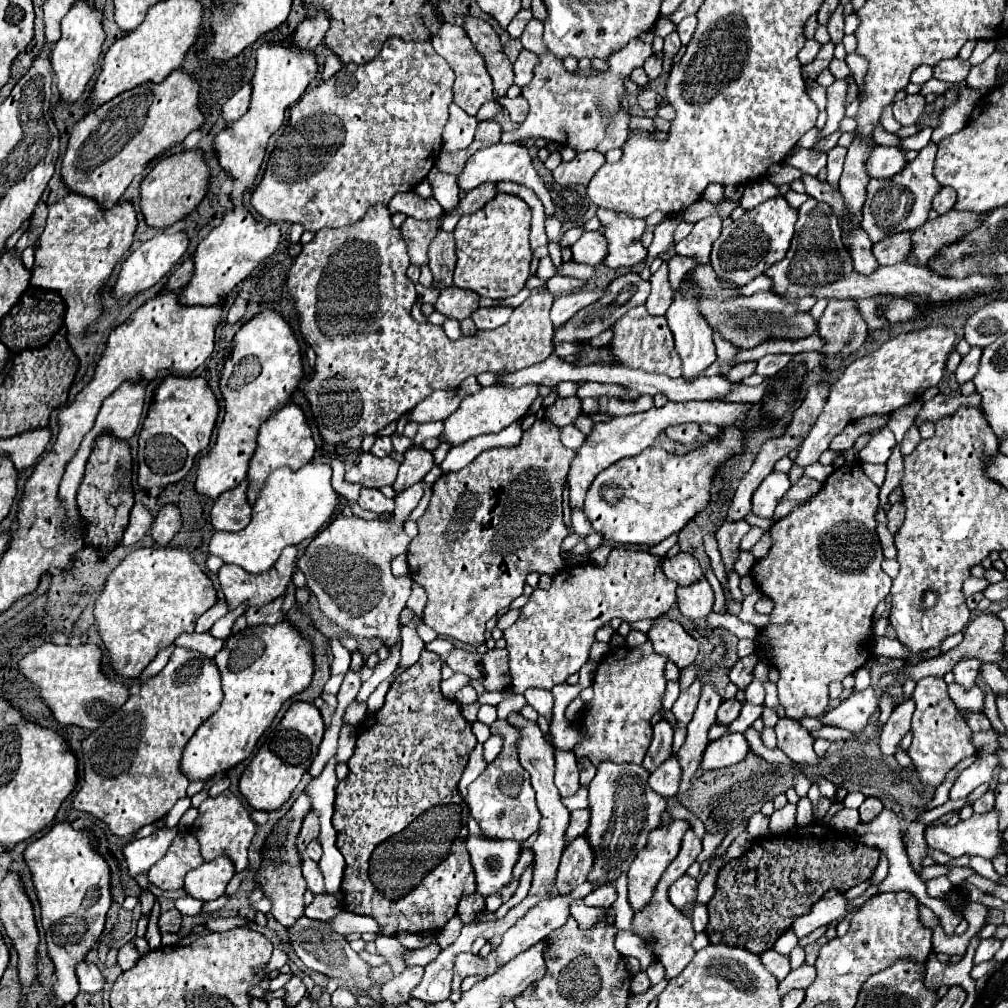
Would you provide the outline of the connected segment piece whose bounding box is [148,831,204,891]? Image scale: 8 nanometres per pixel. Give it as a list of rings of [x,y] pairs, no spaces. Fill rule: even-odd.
[[[182,831],[176,835],[170,851],[148,871],[148,879],[152,885],[160,887],[162,891],[174,891],[184,887],[184,877],[188,871],[202,865],[200,843],[196,835]]]

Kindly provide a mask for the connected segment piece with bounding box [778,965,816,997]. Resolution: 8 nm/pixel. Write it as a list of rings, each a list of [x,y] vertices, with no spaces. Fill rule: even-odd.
[[[804,965],[802,969],[790,971],[788,977],[786,977],[784,981],[780,981],[778,993],[780,993],[780,997],[784,997],[784,995],[786,995],[788,991],[792,991],[792,989],[806,989],[808,985],[812,985],[814,979],[816,979],[816,967]]]

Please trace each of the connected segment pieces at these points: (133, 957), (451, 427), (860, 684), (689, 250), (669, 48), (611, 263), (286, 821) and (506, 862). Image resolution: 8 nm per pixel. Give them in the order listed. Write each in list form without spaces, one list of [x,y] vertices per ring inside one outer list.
[[[132,941],[120,947],[120,951],[118,951],[118,965],[122,967],[122,971],[132,969],[132,967],[136,965],[136,961],[138,961],[140,953],[138,953],[138,949],[134,949],[134,947],[136,947],[136,945],[134,945]]]
[[[494,383],[490,387],[482,387],[476,395],[468,395],[460,403],[460,407],[444,421],[442,439],[450,445],[462,445],[464,441],[468,441],[476,435],[498,433],[504,427],[508,427],[510,423],[524,417],[524,413],[528,411],[528,407],[532,405],[532,401],[538,395],[540,395],[540,385],[536,385],[536,383],[528,383],[522,387],[506,387],[502,383]]]
[[[865,668],[858,669],[855,673],[855,686],[853,687],[853,694],[868,688],[871,684],[871,677],[869,670]]]
[[[718,215],[698,221],[692,233],[684,237],[680,243],[676,243],[676,253],[692,255],[692,257],[698,257],[700,263],[708,263],[710,247],[718,239],[720,229],[722,229],[722,219]]]
[[[674,31],[664,39],[664,73],[670,71],[672,57],[678,53],[678,49],[680,49],[680,37],[678,37],[678,31]]]
[[[598,209],[596,217],[606,227],[604,235],[608,239],[608,257],[604,265],[612,269],[630,269],[646,259],[648,249],[640,243],[640,237],[646,229],[644,219],[632,219],[628,215],[618,215],[606,209]]]
[[[302,793],[292,809],[276,823],[276,827],[272,829],[272,835],[266,839],[264,847],[262,847],[262,867],[256,875],[258,883],[262,885],[266,897],[272,897],[274,905],[272,905],[272,915],[278,923],[282,923],[284,927],[294,925],[302,915],[304,915],[304,891],[306,891],[306,881],[302,877],[300,871],[300,857],[296,853],[296,835],[300,831],[304,813],[310,809],[310,799],[306,793]]]
[[[468,835],[466,847],[476,871],[478,893],[482,897],[500,893],[512,883],[512,871],[520,859],[520,845],[516,841],[484,841]]]

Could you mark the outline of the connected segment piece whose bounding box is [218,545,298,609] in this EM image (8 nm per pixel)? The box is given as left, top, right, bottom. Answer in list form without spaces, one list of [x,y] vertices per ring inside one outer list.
[[[294,545],[286,547],[286,549],[282,551],[282,555],[278,557],[278,561],[274,563],[274,567],[272,567],[270,571],[262,573],[262,575],[248,573],[248,571],[244,571],[244,569],[238,567],[238,565],[222,565],[222,569],[218,571],[218,579],[220,579],[220,587],[222,587],[222,591],[224,591],[224,597],[226,597],[228,605],[230,605],[230,609],[242,605],[244,601],[248,601],[248,605],[258,605],[258,607],[262,607],[262,605],[266,605],[266,603],[270,603],[270,601],[282,597],[286,585],[288,585],[290,579],[292,579],[294,569],[296,569],[296,555],[298,555],[298,549],[296,549]]]

